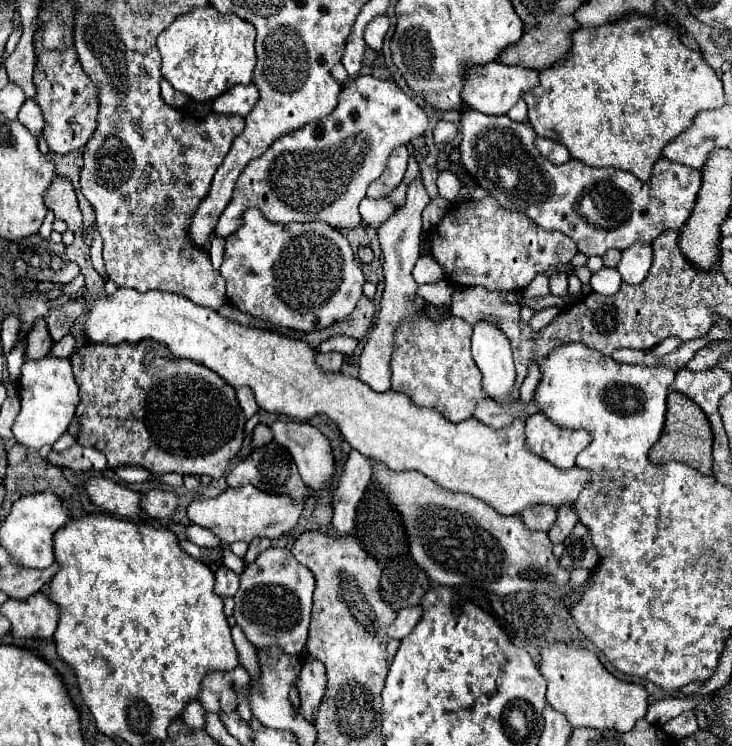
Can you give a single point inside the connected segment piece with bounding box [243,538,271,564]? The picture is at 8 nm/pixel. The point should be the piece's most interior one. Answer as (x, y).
(258, 545)

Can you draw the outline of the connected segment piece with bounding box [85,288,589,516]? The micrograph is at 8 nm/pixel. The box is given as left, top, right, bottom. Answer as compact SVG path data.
M117 288L111 296L99 298L91 304L89 318L85 322L85 336L93 344L99 344L99 342L119 344L119 342L141 342L141 340L161 342L169 348L173 356L181 356L197 364L205 364L209 370L217 372L233 388L249 386L255 392L255 400L259 408L267 412L287 414L299 420L309 420L315 414L327 414L331 420L337 422L345 440L363 456L375 462L381 462L395 472L417 470L447 490L465 492L479 500L485 500L499 514L507 514L507 516L521 514L523 508L535 506L535 504L551 504L553 508L559 508L563 504L575 506L579 492L589 480L589 472L583 472L577 466L573 466L571 470L561 470L551 462L547 462L545 458L529 452L525 444L525 432L523 432L525 420L515 420L515 424L499 430L485 426L477 418L467 418L463 422L453 424L449 420L443 420L443 416L439 416L439 412L431 408L415 408L411 400L407 400L407 396L401 392L393 392L393 390L375 392L367 384L363 384L359 378L345 376L343 372L325 372L315 364L317 352L305 340L295 340L273 330L249 328L249 326L231 322L225 316L221 316L217 310L199 306L187 300L185 296L177 296L161 290L149 290L141 294L137 290Z

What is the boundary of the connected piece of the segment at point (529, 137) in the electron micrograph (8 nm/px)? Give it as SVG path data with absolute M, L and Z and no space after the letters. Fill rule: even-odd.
M465 108L465 110L461 110L461 128L459 128L459 130L461 130L461 144L459 144L461 164L463 164L463 168L465 168L471 176L475 176L475 180L479 182L479 186L485 188L485 190L489 192L489 196L499 202L501 208L511 210L511 212L523 212L525 216L529 216L535 224L539 224L539 226L545 228L545 230L559 230L559 232L563 232L565 236L569 236L569 238L577 244L577 250L579 250L581 254L585 254L585 256L603 256L609 248L625 250L625 248L629 248L629 246L635 244L635 242L639 242L639 244L651 244L651 242L653 242L661 232L665 232L665 230L681 230L683 224L687 222L687 218L691 216L691 210L693 210L695 200L697 200L697 192L699 192L699 188L701 188L701 172L699 172L699 170L689 168L689 166L683 166L683 164L679 164L679 162L671 162L671 160L667 160L667 158L663 158L663 156L661 156L661 160L655 162L653 172L651 172L651 178L649 178L647 182L641 182L635 174L631 174L631 172L627 172L627 170L617 170L617 168L591 168L591 166L585 166L583 162L573 160L573 158L567 160L565 164L553 164L553 162L549 162L545 156L539 154L539 150L537 150L537 146L535 146L537 134L535 134L535 130L531 128L531 124L529 124L529 122L513 122L509 116L487 116L487 114L479 114L479 112L471 110L471 108ZM493 154L501 156L503 166L515 168L515 170L519 172L521 180L519 180L515 186L509 186L509 188L507 188L503 182L501 182L501 184L495 182L495 176L493 176Z

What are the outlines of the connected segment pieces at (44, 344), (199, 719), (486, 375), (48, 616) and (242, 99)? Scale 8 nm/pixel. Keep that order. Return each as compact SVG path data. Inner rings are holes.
M45 320L35 322L35 328L27 336L27 350L25 350L27 358L31 358L31 360L45 358L45 356L49 356L51 346L53 346L53 340L49 336L49 330L47 330Z
M191 702L191 704L185 708L181 720L183 720L191 730L201 730L201 728L205 728L205 710L203 710L203 706L201 706L199 702Z
M477 322L471 336L473 360L483 372L483 388L489 398L511 404L515 366L507 336L491 322Z
M35 592L25 600L9 598L1 606L3 616L11 622L15 638L53 638L59 620L59 606L43 592Z
M237 84L233 88L229 88L227 92L223 92L215 102L213 102L213 110L217 114L237 114L237 116L247 116L253 106L259 100L259 92L255 88L255 84Z

